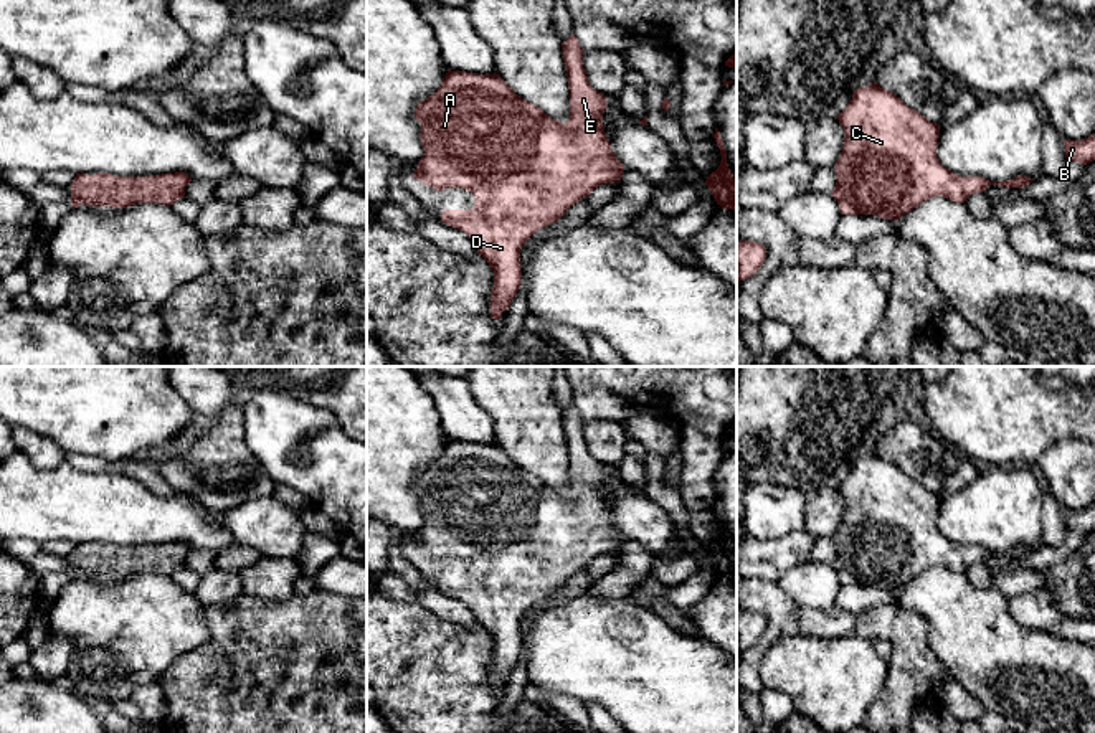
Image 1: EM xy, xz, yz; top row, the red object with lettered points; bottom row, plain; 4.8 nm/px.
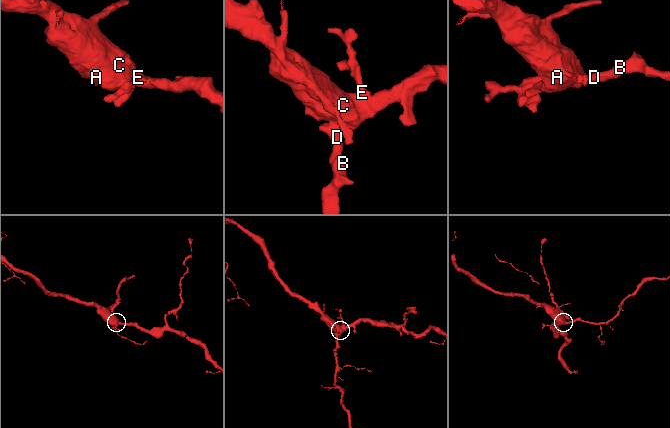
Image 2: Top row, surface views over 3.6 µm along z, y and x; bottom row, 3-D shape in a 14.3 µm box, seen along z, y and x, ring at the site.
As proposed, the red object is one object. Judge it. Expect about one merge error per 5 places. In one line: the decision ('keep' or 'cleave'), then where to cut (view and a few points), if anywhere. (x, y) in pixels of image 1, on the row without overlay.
keep; cut none

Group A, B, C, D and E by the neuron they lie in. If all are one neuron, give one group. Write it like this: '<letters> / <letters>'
A B C D E

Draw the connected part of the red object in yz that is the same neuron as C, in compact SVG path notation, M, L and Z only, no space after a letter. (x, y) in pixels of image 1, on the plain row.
M877 452L856 459L836 489L846 502L831 561L841 584L898 591L935 566L965 573L991 555L1022 558L1032 551L1026 545L989 551L953 543L936 525L940 495Z

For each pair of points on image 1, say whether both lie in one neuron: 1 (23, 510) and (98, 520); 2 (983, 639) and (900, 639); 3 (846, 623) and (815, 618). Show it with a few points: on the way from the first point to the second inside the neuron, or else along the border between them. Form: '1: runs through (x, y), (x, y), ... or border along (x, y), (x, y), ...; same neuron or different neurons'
1: runs through (42, 510), (80, 510); same neuron
2: border along (904, 606), (925, 619), (927, 646), (947, 672); different neurons
3: runs through (838, 623), (823, 623); same neuron

